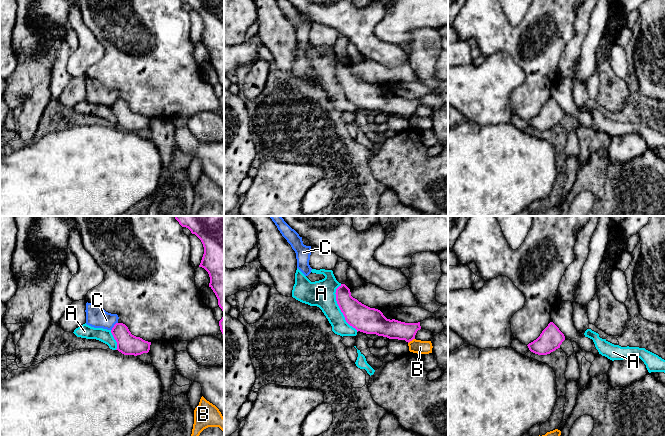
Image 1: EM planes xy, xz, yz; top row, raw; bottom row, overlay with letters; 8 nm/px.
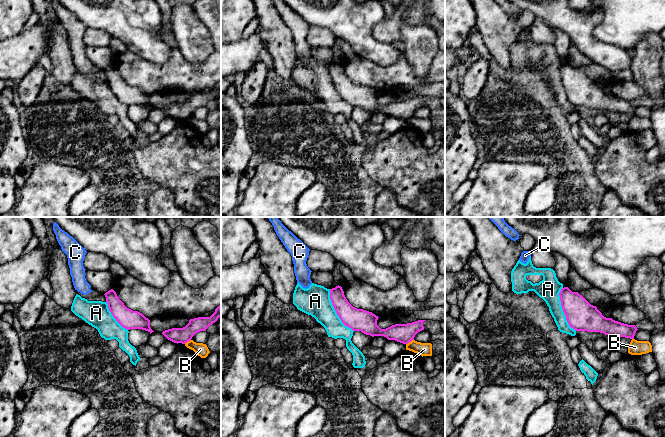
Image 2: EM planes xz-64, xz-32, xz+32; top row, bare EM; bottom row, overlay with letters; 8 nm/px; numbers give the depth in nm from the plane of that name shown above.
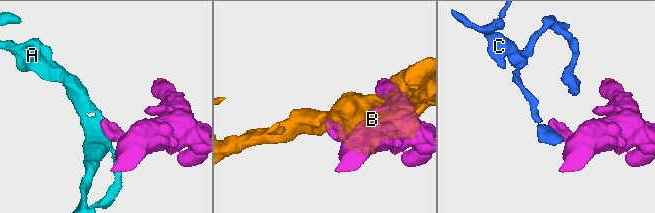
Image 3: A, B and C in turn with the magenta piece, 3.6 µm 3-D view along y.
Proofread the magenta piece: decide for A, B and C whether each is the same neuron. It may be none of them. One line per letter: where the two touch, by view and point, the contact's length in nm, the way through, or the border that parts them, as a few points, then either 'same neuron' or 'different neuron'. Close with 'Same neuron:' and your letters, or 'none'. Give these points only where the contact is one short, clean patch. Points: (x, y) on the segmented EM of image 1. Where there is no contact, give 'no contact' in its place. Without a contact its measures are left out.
A: meets magenta in xz at (339, 307); contact 400 nm long; border along xz (340, 284), (335, 293), (336, 303), (344, 319), (357, 331); different neuron
B: meets magenta in xz at (411, 340); contact 70 nm long; different neuron
C: meets magenta in xy at (114, 326); contact 90 nm long; border along xy (117, 322), (111, 330); different neuron
Same neuron: none

